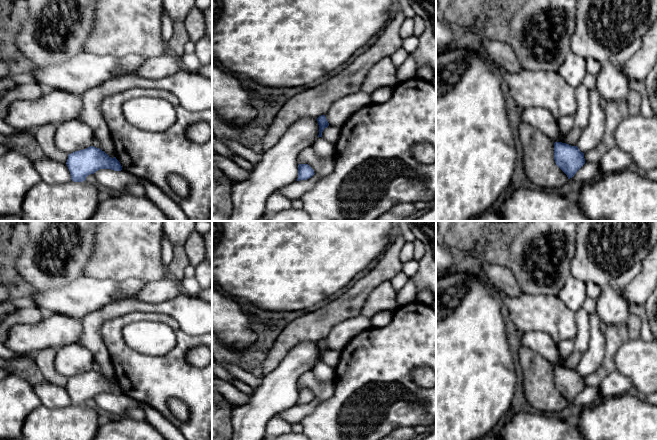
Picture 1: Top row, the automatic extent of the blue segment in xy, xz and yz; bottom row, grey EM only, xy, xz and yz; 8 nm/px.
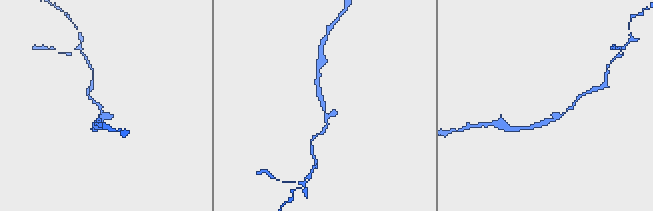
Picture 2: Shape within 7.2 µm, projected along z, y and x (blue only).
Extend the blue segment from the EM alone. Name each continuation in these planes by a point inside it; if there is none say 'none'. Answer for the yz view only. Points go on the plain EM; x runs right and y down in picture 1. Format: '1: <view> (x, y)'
none

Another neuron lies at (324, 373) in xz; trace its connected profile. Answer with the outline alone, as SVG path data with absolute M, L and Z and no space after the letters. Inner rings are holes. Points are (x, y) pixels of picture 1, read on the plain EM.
M318 361L311 370L320 382L334 382L335 369Z

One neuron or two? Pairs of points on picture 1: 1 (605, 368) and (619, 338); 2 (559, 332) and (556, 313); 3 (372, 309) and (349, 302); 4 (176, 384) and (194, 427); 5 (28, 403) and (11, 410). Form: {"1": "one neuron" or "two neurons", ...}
{"1": "one neuron", "2": "one neuron", "3": "two neurons", "4": "one neuron", "5": "one neuron"}

